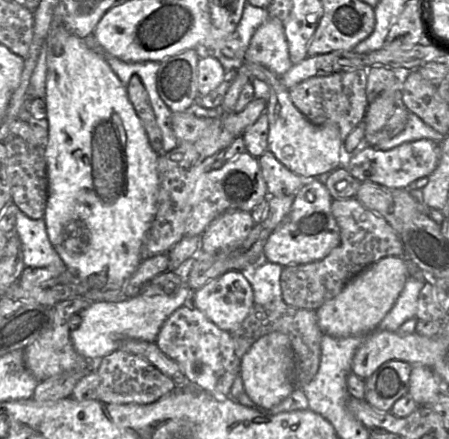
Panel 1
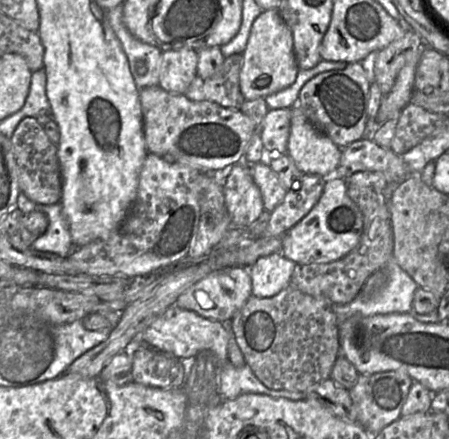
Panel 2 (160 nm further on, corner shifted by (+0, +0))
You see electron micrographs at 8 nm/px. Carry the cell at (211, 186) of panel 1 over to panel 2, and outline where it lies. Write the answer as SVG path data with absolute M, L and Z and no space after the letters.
M261 162L250 164L252 177L259 187L263 199L264 210L269 212L282 203L287 190L282 186L276 173Z

